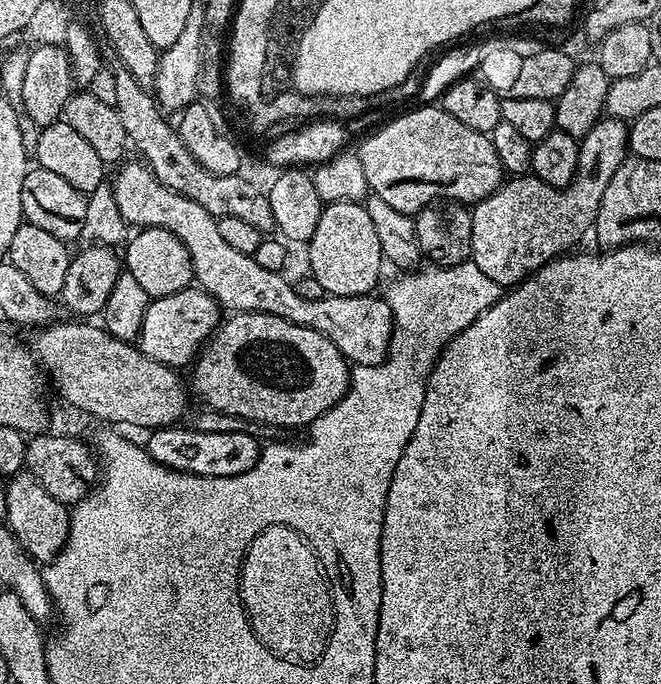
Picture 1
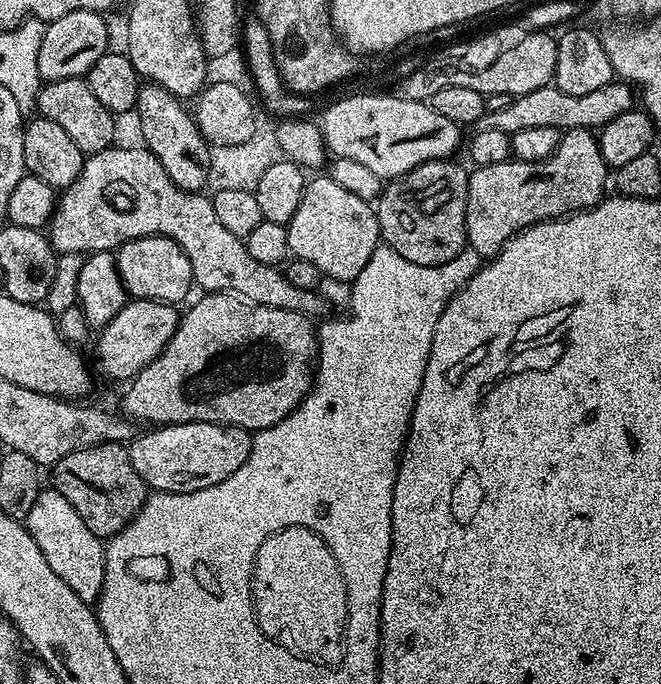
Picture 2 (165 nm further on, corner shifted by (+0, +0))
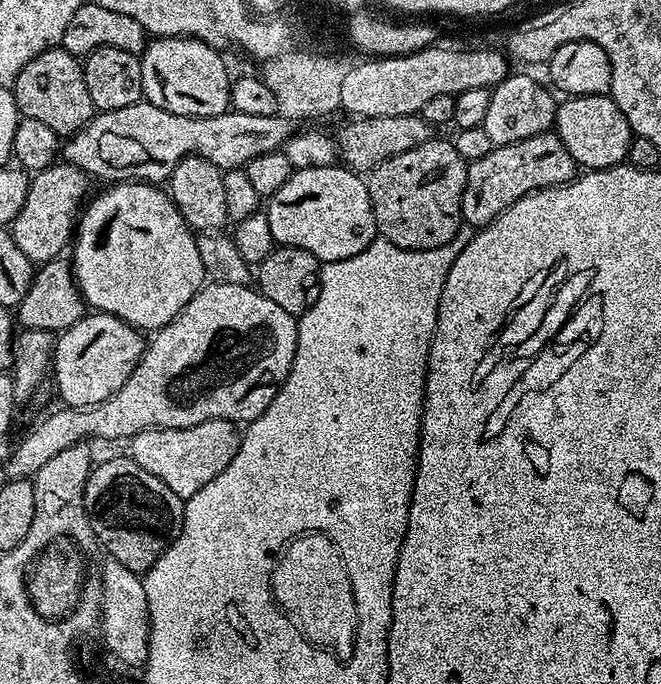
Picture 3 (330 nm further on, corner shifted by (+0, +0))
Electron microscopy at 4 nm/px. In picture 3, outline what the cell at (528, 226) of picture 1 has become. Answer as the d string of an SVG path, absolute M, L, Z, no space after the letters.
M555 131L534 134L522 142L510 142L494 146L486 158L471 161L466 174L466 186L462 194L460 214L465 224L479 230L502 214L514 202L536 192L539 188L553 188L575 180L578 165L570 156L570 150L562 146L562 138Z

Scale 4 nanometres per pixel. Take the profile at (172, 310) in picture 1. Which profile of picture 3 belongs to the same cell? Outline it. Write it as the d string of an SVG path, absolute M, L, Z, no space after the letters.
M97 311L85 314L57 335L56 349L52 351L50 376L56 379L56 392L64 399L61 401L69 408L89 408L106 402L106 398L122 390L145 347L145 333L122 318Z

